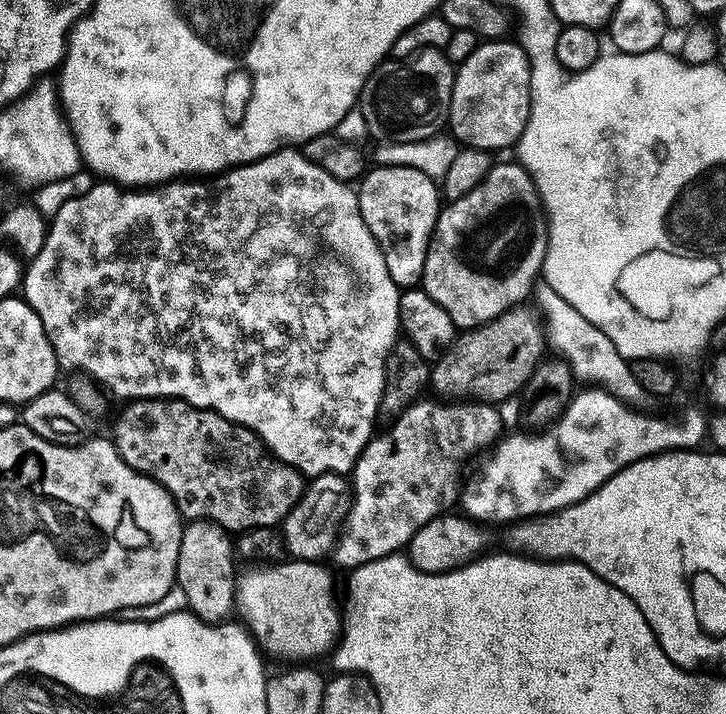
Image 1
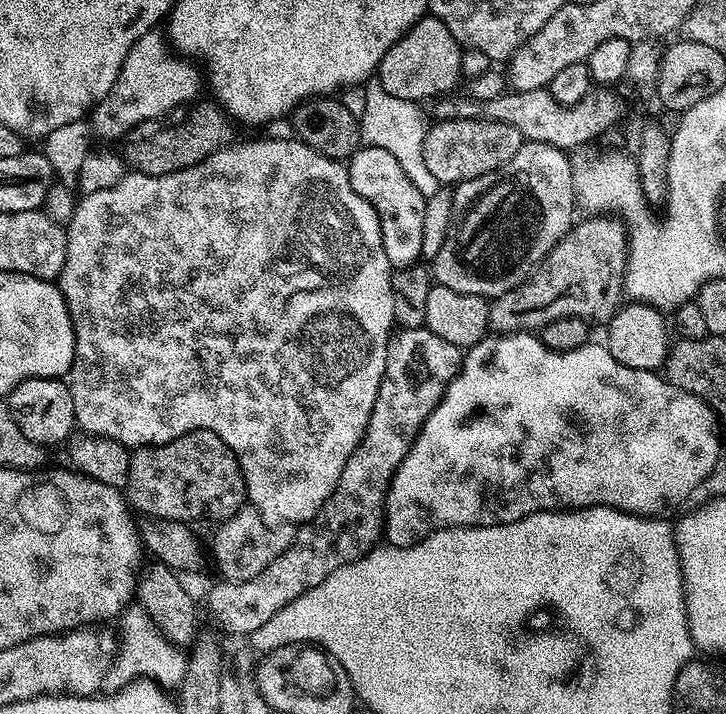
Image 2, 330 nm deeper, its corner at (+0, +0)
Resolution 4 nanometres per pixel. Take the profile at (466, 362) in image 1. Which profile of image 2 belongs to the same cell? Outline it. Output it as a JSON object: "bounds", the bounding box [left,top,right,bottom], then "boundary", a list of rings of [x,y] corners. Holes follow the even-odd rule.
{"bounds":[488,218,628,334],"boundary":[[[584,218],[581,222],[573,223],[568,229],[568,235],[562,237],[551,248],[541,262],[540,267],[528,279],[522,281],[514,290],[495,297],[488,310],[488,322],[491,331],[496,334],[513,334],[515,332],[535,333],[545,328],[558,318],[582,318],[587,321],[597,320],[600,326],[607,325],[621,307],[624,292],[624,273],[628,256],[628,239],[624,226],[614,218]]]}

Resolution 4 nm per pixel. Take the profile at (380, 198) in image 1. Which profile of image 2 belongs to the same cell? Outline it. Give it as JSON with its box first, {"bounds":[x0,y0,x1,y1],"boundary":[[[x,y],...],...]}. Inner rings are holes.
{"bounds":[347,146,426,269],"boundary":[[[362,146],[352,159],[347,161],[350,186],[378,214],[378,222],[382,230],[382,246],[386,250],[386,258],[393,269],[408,268],[421,259],[422,250],[422,217],[426,215],[426,197],[410,182],[410,178],[402,171],[402,166],[386,150],[378,150]]]}

